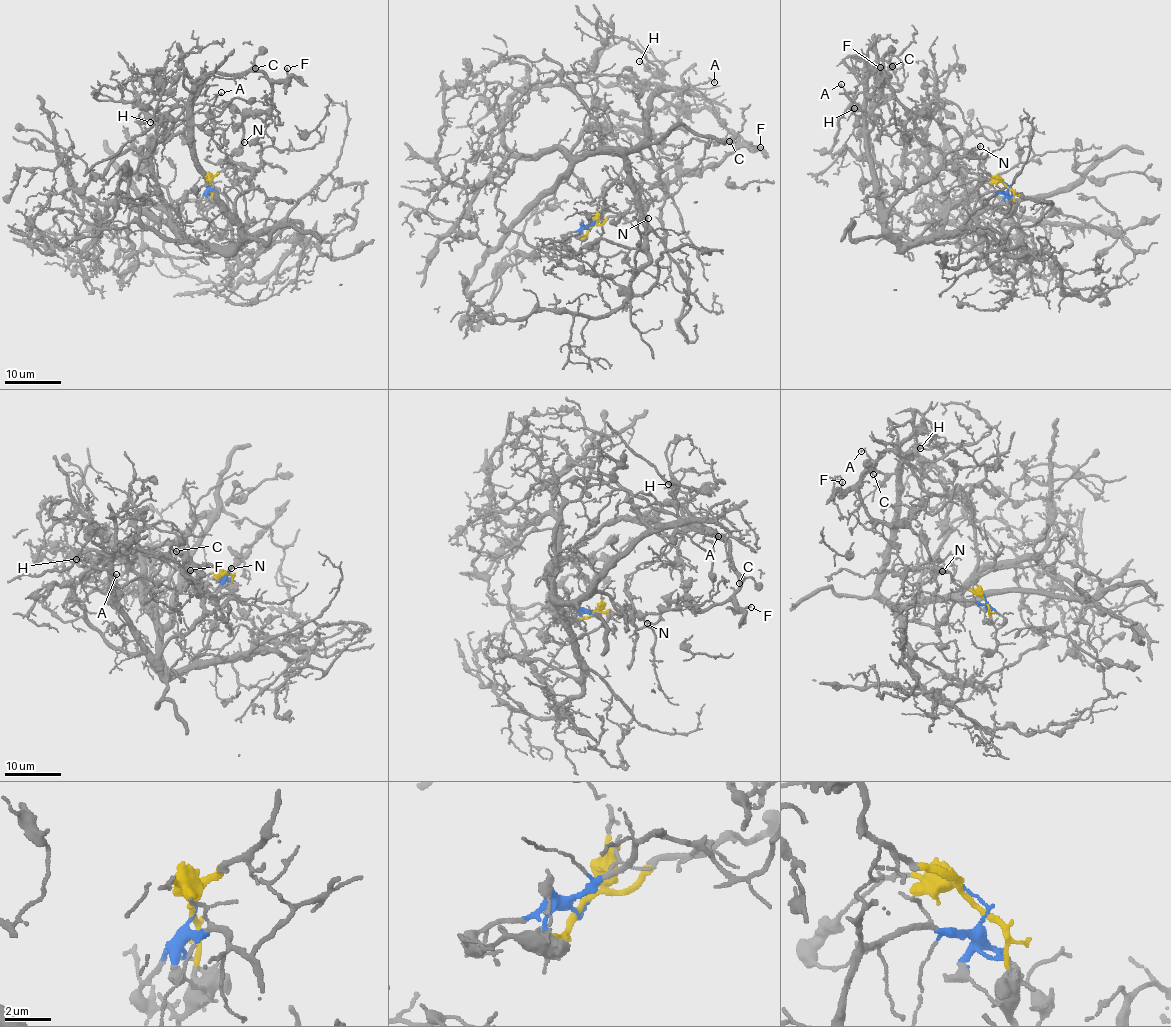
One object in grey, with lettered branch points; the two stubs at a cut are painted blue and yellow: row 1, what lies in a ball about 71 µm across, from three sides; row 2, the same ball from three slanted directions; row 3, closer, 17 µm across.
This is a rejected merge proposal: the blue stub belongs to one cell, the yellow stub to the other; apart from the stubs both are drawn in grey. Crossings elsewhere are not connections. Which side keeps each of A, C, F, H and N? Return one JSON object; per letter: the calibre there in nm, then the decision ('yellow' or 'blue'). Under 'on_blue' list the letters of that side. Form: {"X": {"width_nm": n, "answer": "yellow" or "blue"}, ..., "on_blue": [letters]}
{"A": {"width_nm": 120, "answer": "blue"}, "C": {"width_nm": 130, "answer": "yellow"}, "F": {"width_nm": 190, "answer": "yellow"}, "H": {"width_nm": 130, "answer": "blue"}, "N": {"width_nm": 180, "answer": "yellow"}, "on_blue": ["A", "H"]}

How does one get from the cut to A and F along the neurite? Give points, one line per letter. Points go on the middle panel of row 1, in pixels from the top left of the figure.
A: (591, 228), (607, 211), (601, 208), (614, 183), (627, 177), (628, 155), (651, 139), (652, 97), (715, 83)
F: (591, 227), (660, 200), (667, 187), (682, 175), (699, 174), (742, 146), (760, 147)

